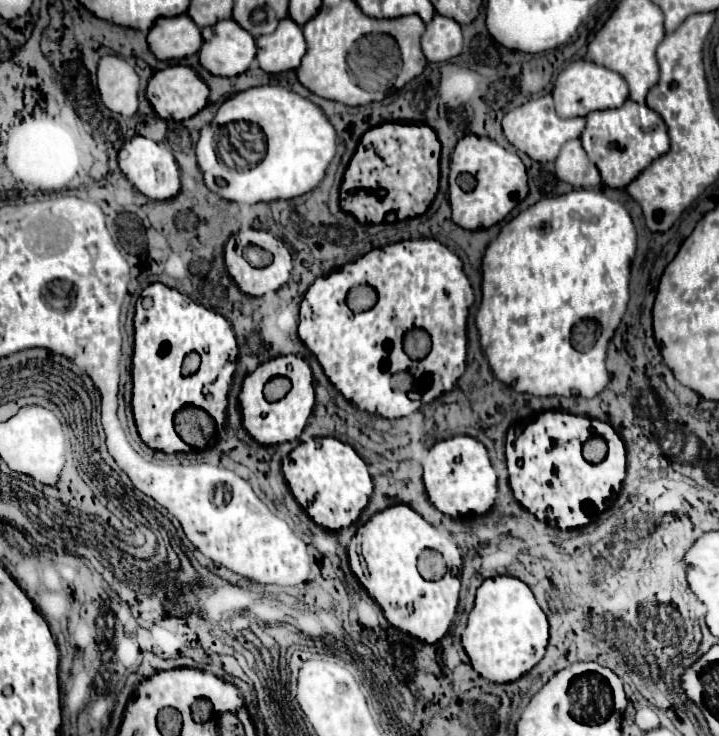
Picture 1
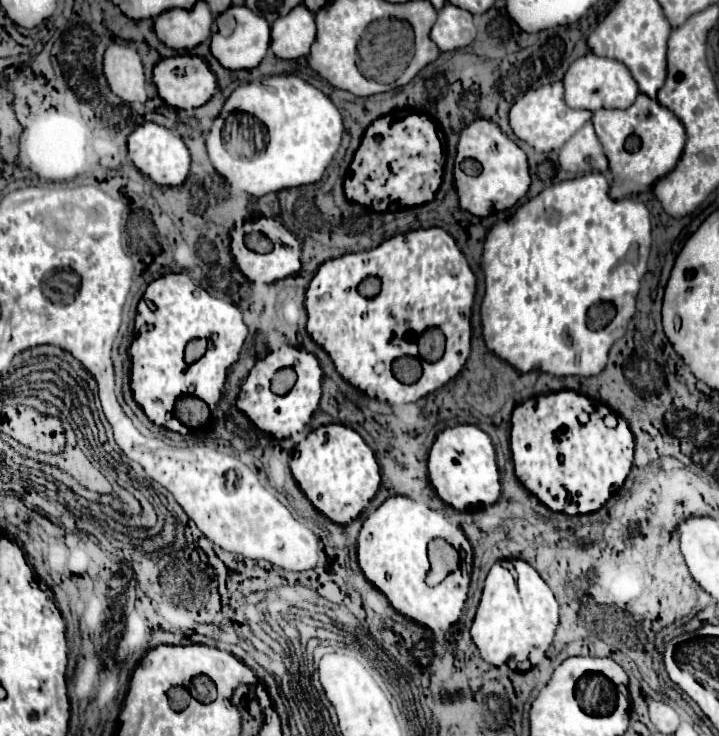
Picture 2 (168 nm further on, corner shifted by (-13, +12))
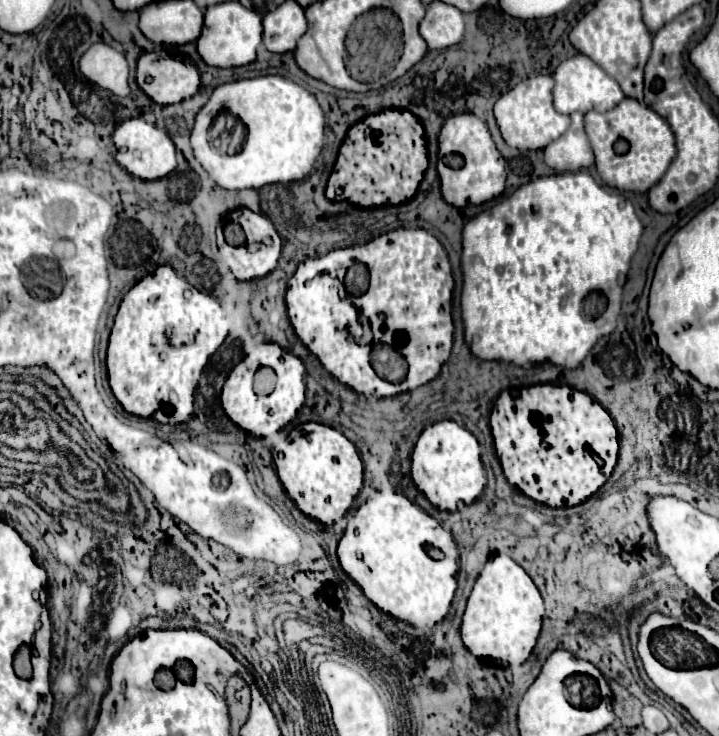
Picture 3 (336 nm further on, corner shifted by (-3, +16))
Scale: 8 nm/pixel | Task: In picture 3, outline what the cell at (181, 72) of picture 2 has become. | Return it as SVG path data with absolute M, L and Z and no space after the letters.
M146 52L138 58L138 86L158 104L178 104L200 90L200 72L182 58L158 58Z

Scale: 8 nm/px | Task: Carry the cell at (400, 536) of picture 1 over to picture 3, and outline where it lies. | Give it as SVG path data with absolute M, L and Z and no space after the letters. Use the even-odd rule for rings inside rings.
M374 494L358 508L338 542L338 560L374 606L414 628L432 628L448 614L456 592L458 546L450 532L402 494ZM428 544L440 548L444 558L432 560L424 550Z

